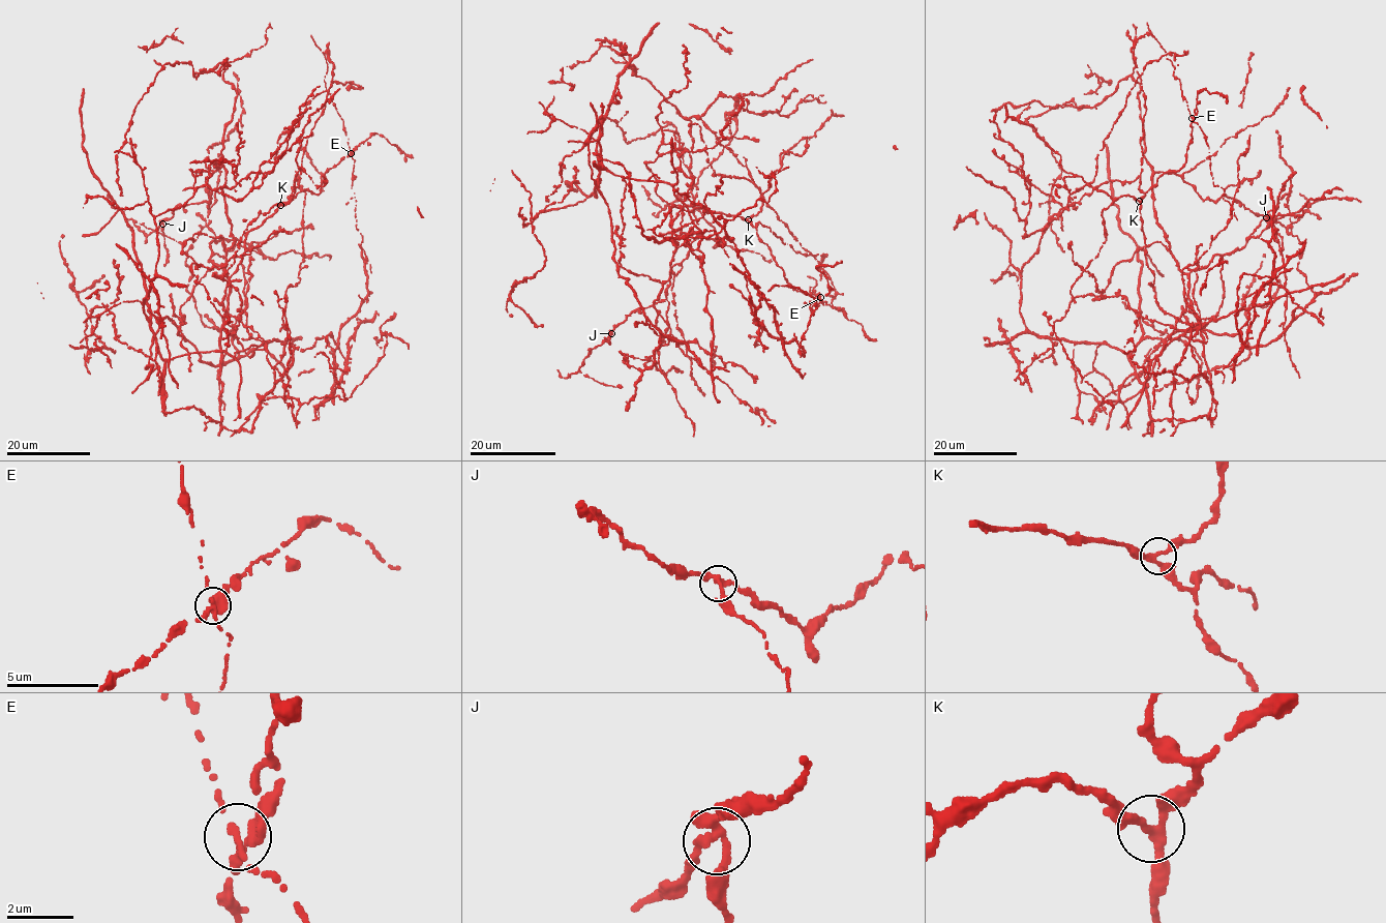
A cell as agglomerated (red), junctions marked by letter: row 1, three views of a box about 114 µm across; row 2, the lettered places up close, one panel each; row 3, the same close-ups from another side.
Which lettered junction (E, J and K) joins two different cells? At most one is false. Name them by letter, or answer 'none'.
E

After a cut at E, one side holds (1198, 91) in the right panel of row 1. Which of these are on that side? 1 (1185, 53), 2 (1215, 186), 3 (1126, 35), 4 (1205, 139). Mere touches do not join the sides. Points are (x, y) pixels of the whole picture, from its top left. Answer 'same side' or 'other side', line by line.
1: same side
2: other side
3: same side
4: other side

